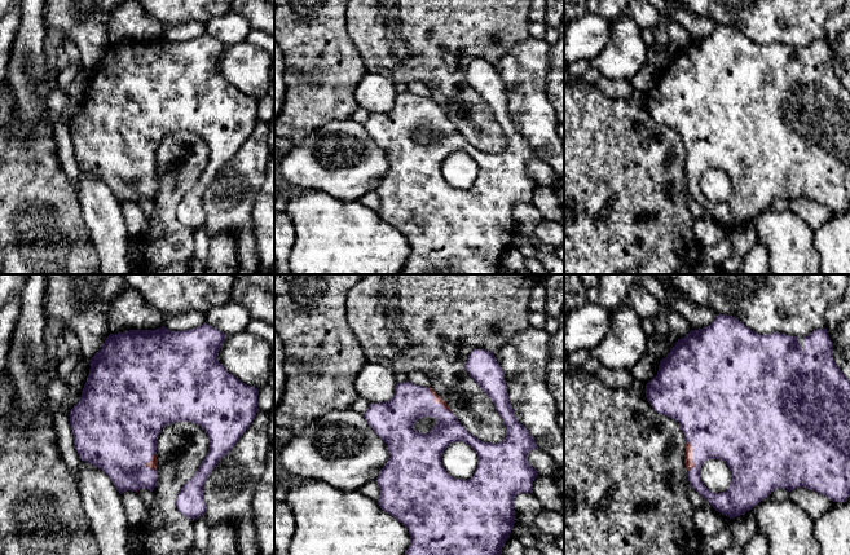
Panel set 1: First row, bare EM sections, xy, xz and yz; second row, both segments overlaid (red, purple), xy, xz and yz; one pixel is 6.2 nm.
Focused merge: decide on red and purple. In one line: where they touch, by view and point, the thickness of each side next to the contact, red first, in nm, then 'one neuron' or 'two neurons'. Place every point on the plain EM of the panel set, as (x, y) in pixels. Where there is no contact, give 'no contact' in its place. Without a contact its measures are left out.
yz (692, 167) | 60/420 nm | one neuron

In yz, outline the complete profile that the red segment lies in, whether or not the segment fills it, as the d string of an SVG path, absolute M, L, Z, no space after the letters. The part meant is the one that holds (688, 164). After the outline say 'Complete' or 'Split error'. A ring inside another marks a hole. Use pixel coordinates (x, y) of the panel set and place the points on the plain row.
M718 25L709 36L691 40L684 48L678 49L666 67L660 71L657 85L646 94L646 107L659 124L679 132L687 151L684 173L692 199L703 206L715 221L722 223L730 229L745 225L746 221L766 210L778 198L789 202L796 198L806 198L828 207L833 212L846 212L850 207L850 91L842 84L833 70L832 50L827 39L818 39L809 47L805 47L805 58L802 60L796 47L781 43L761 45L752 41L736 27ZM708 169L721 169L730 177L731 193L726 202L714 203L701 191L700 179Z. Split error

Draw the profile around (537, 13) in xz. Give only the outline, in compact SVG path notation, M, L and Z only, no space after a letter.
M533 0L528 17L529 17L530 22L545 23L546 0Z

